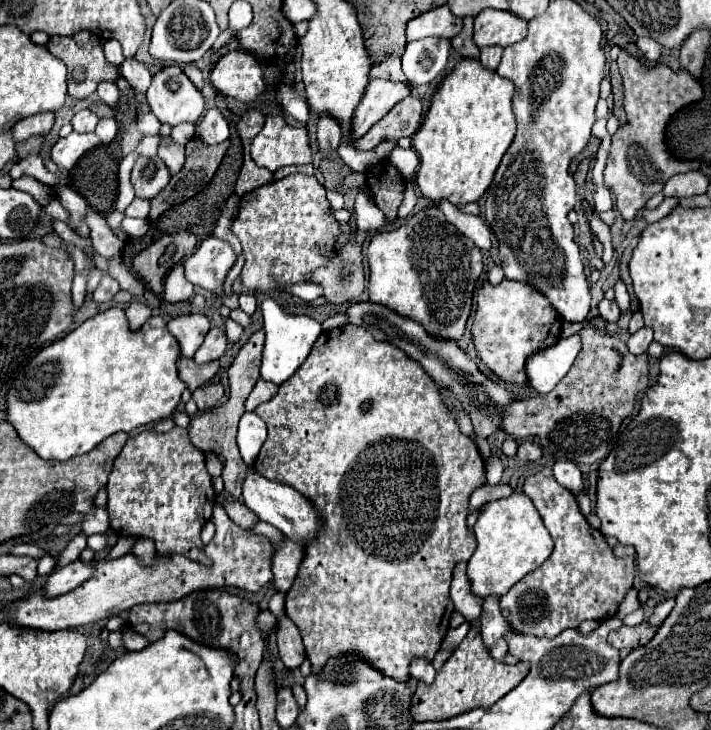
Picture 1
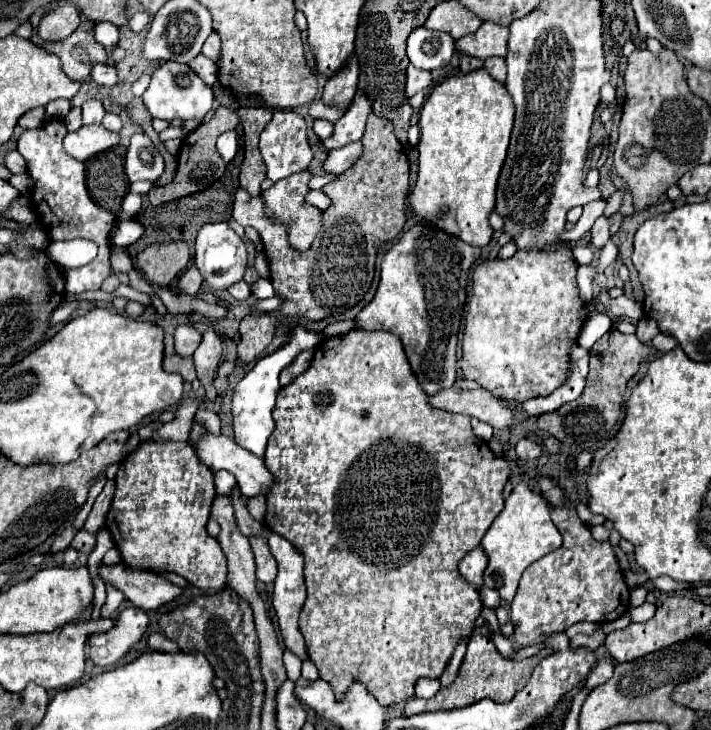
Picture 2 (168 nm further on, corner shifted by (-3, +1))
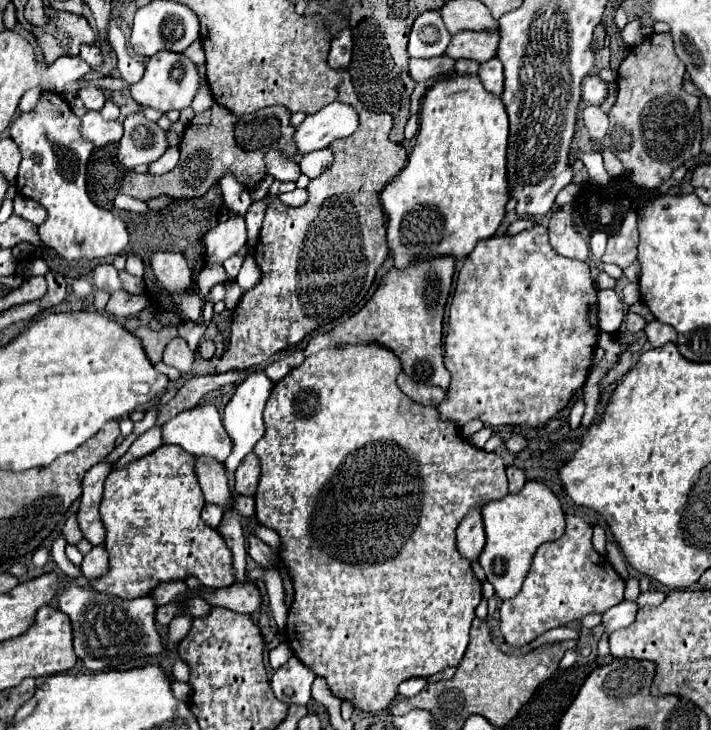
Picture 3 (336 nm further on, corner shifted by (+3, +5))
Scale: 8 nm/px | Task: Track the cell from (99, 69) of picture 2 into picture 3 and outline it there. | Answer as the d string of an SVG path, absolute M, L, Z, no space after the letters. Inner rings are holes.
M85 44L85 46L81 48L81 56L83 56L83 60L85 60L93 70L103 64L103 56L101 56L101 50L99 50L97 44L93 44L93 46L87 46L87 44Z

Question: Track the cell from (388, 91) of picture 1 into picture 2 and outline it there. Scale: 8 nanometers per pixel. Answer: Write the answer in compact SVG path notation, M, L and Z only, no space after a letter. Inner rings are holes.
M357 92L349 110L333 124L333 134L327 140L323 140L321 144L327 150L333 150L333 148L343 148L349 142L361 140L361 136L365 132L365 120L367 120L369 112L371 112L369 100L363 94Z

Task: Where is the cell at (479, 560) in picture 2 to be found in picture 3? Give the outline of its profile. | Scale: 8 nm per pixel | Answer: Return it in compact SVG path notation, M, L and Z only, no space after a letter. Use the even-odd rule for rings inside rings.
M473 510L463 518L457 528L457 550L469 562L477 560L485 548L485 530L481 520L481 510Z

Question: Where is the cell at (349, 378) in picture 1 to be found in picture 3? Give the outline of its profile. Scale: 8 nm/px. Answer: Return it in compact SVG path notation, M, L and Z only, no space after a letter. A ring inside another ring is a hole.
M365 342L365 344L345 344L345 346L337 346L337 348L325 348L313 356L307 356L305 362L297 368L293 368L283 380L279 380L267 400L267 406L265 406L265 436L255 444L253 452L259 456L261 460L261 478L259 478L259 488L257 488L257 494L255 494L255 518L259 524L275 530L281 538L281 550L283 550L283 560L285 564L289 566L291 570L291 576L293 576L293 584L295 584L295 600L289 608L289 616L287 616L287 626L285 626L285 638L287 638L287 644L291 646L291 650L295 652L295 656L305 664L309 666L317 676L323 676L329 684L329 690L333 692L333 696L341 698L341 700L349 700L355 708L359 710L365 710L365 712L383 712L391 706L391 702L397 698L397 688L401 682L409 680L409 678L429 678L441 670L445 670L447 666L457 666L465 654L465 648L469 644L469 626L471 626L471 620L475 618L475 608L477 604L481 602L481 582L475 578L473 570L471 570L471 564L467 560L463 560L457 552L457 546L455 546L455 530L459 526L459 522L467 516L467 512L471 512L473 508L477 506L483 506L483 504L489 504L493 500L501 500L505 494L507 494L507 478L505 478L505 464L501 460L501 456L497 452L485 452L477 446L473 446L467 438L461 436L461 430L459 426L455 426L451 420L443 420L439 410L435 406L423 406L423 404L417 404L413 402L409 396L403 396L403 392L397 388L397 376L401 374L401 362L399 358L385 346L379 346L375 342Z

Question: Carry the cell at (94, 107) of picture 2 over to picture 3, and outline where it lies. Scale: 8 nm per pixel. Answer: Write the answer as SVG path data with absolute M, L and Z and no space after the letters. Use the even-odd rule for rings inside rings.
M91 86L83 88L83 90L79 92L79 98L83 100L83 104L85 104L87 110L101 110L103 104L105 104L103 92L97 90L97 88L91 88Z

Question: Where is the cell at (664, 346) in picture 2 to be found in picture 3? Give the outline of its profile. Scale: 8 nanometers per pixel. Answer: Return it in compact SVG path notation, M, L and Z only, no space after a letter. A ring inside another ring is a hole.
M659 320L649 322L645 328L645 334L651 346L663 346L665 342L677 342L677 332L671 326L661 324Z

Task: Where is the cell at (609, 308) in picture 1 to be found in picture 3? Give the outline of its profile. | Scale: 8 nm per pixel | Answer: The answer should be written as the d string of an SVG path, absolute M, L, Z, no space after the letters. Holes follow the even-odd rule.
M601 290L597 294L597 306L599 306L599 330L607 334L613 334L615 330L619 330L625 318L621 296L615 290Z

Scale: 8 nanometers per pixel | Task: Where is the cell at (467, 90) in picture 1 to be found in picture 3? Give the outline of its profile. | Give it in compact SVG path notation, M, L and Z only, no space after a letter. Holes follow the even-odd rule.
M463 74L449 80L435 82L433 88L421 100L421 124L417 132L417 144L409 154L405 170L391 180L381 192L381 204L389 218L387 240L393 252L397 268L407 264L451 254L465 258L477 242L491 238L505 216L507 204L507 178L505 178L505 150L507 150L509 122L501 96L487 92L479 76Z

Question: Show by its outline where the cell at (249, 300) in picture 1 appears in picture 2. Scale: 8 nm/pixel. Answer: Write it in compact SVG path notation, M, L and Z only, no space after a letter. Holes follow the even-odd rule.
M239 280L237 284L233 284L233 288L229 288L227 292L229 292L233 298L237 298L237 300L245 300L245 298L249 298L249 296L251 296L249 286L247 286L247 282L245 282L245 280Z

